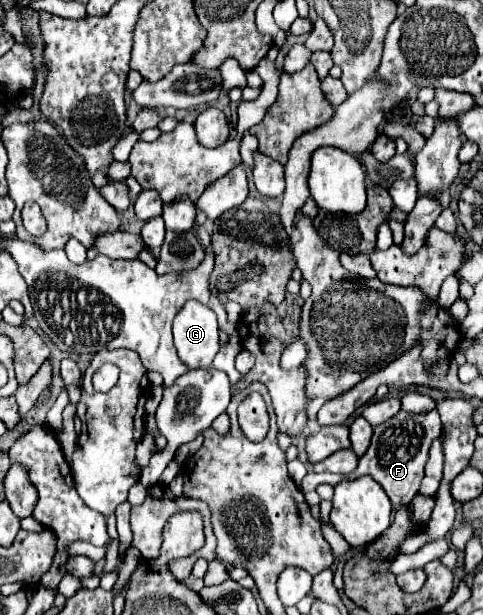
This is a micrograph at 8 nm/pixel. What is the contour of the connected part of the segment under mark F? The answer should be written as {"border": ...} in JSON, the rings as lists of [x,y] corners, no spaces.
{"border":[[[399,410],[393,418],[389,418],[387,422],[375,426],[375,432],[373,432],[373,438],[371,438],[371,446],[367,448],[367,452],[361,456],[359,460],[359,466],[353,474],[349,476],[341,476],[341,474],[317,474],[317,472],[307,472],[307,476],[301,480],[301,490],[303,492],[309,492],[309,490],[315,490],[317,484],[331,484],[335,486],[337,482],[341,480],[353,480],[353,478],[359,478],[359,476],[373,476],[381,486],[383,490],[387,492],[387,496],[391,498],[393,506],[401,506],[401,504],[409,504],[415,494],[419,492],[419,484],[423,480],[423,468],[427,464],[427,458],[429,458],[429,448],[431,448],[431,442],[441,434],[441,420],[439,420],[439,412],[437,410],[431,410],[427,414],[409,414],[405,410]]]}

